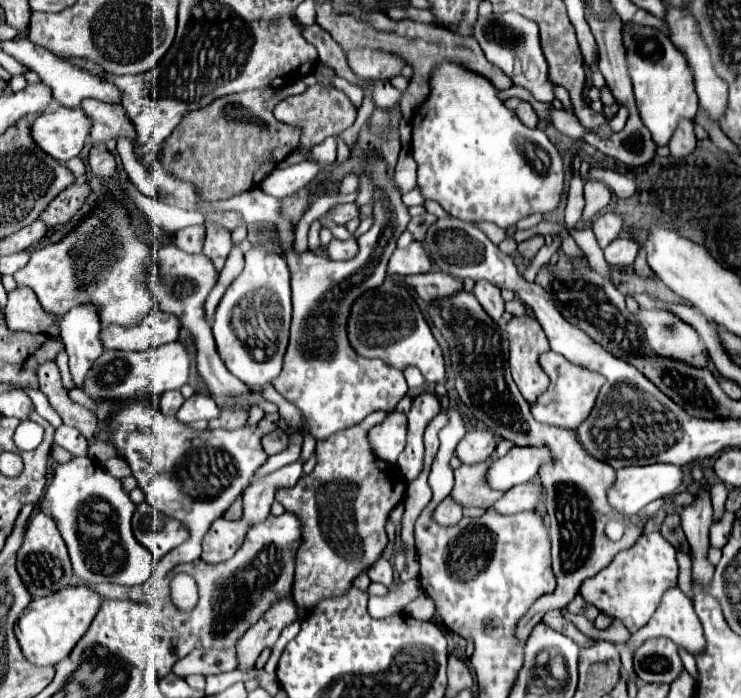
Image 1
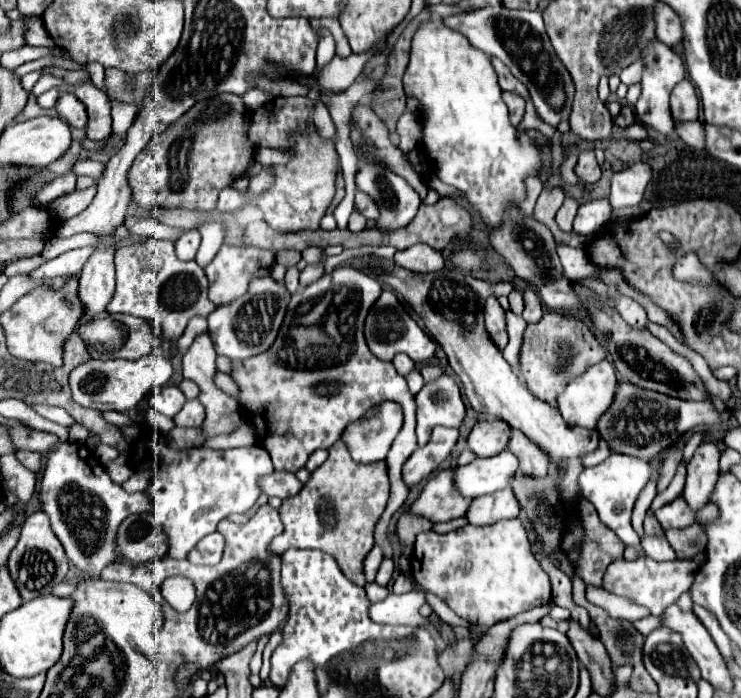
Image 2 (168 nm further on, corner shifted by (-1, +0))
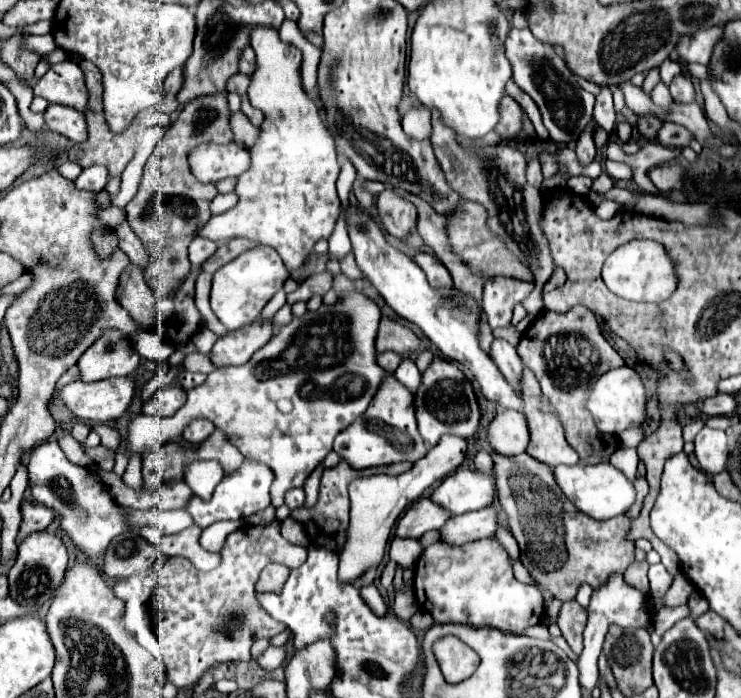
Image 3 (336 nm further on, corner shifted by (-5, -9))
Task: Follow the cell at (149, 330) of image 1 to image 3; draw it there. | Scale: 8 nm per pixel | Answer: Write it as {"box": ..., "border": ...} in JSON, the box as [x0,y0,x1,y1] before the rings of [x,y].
{"box":[78,330,140,382],"border":[[[106,330],[78,360],[82,382],[98,382],[112,376],[128,376],[140,364],[132,342],[118,330]]]}

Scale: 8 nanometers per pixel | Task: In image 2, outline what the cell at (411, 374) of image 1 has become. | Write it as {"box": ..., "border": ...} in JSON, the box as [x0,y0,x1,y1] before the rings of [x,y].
{"box":[392,353,416,377],"border":[[[404,353],[396,355],[396,357],[392,359],[392,363],[396,365],[396,371],[398,371],[400,375],[404,375],[404,377],[406,377],[406,375],[408,375],[408,373],[410,373],[414,367],[416,367],[416,363],[414,363],[414,361],[412,361],[408,355],[404,355]]]}

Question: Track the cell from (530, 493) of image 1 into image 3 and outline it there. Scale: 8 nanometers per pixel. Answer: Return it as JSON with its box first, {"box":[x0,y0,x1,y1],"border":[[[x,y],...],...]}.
{"box":[438,506,498,546],"border":[[[490,506],[462,516],[450,516],[446,524],[438,530],[440,542],[448,546],[462,546],[472,540],[490,538],[496,532],[496,524],[498,524],[498,514]]]}

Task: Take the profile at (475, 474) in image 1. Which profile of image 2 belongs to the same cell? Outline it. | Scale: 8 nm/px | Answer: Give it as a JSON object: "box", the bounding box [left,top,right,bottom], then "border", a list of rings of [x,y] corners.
{"box":[412,469,472,523],"border":[[[442,469],[420,491],[412,503],[412,511],[430,517],[434,523],[464,517],[472,499],[464,497],[454,485],[454,469]]]}

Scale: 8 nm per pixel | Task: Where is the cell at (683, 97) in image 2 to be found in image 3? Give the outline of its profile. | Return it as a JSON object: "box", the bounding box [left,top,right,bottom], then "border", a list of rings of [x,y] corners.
{"box":[670,74,694,104],"border":[[[678,74],[672,82],[670,82],[670,94],[676,102],[682,102],[682,104],[690,104],[694,102],[694,86],[690,82],[688,76],[684,74]]]}

